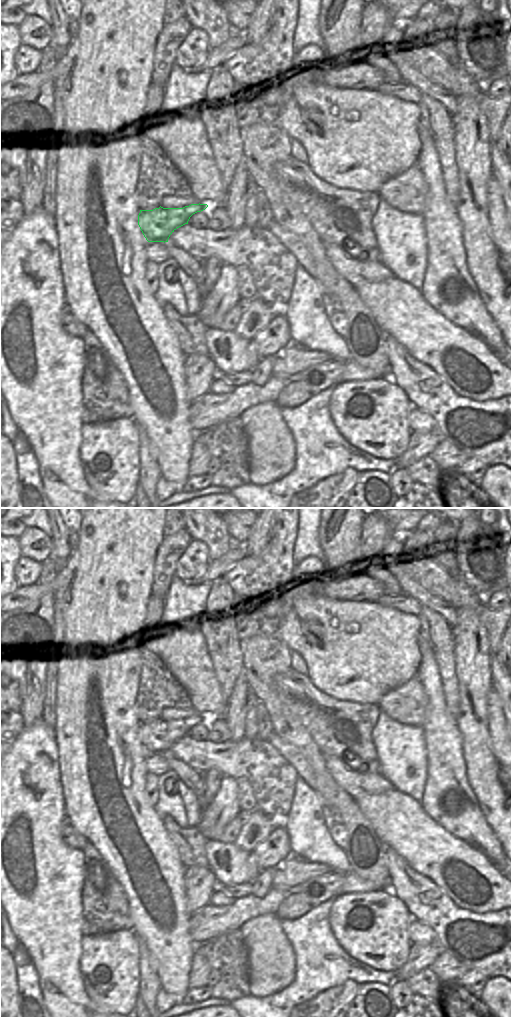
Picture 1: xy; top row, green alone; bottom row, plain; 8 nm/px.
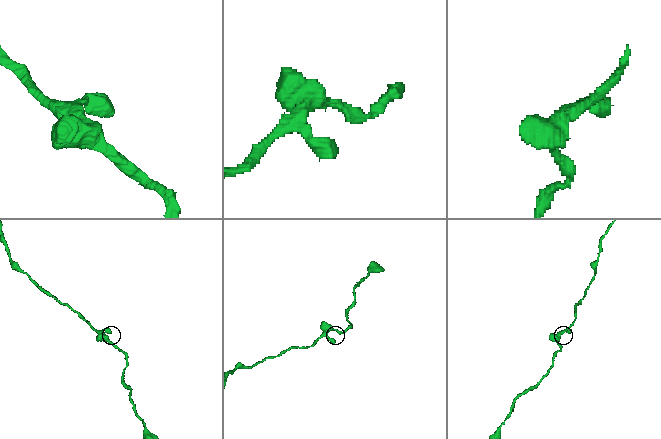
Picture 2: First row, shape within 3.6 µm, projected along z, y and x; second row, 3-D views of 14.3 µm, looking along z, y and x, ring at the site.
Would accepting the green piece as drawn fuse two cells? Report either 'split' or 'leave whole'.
leave whole

